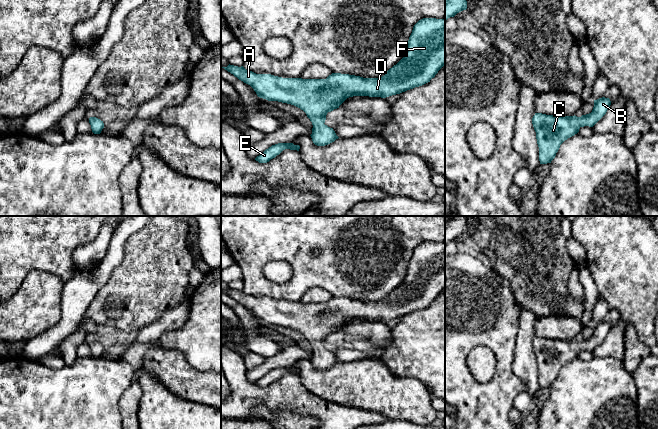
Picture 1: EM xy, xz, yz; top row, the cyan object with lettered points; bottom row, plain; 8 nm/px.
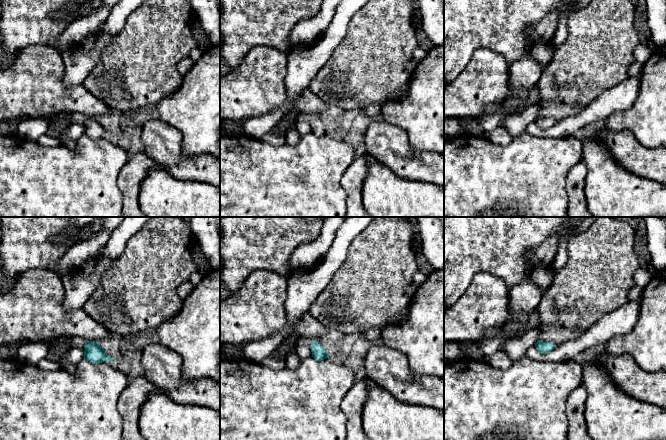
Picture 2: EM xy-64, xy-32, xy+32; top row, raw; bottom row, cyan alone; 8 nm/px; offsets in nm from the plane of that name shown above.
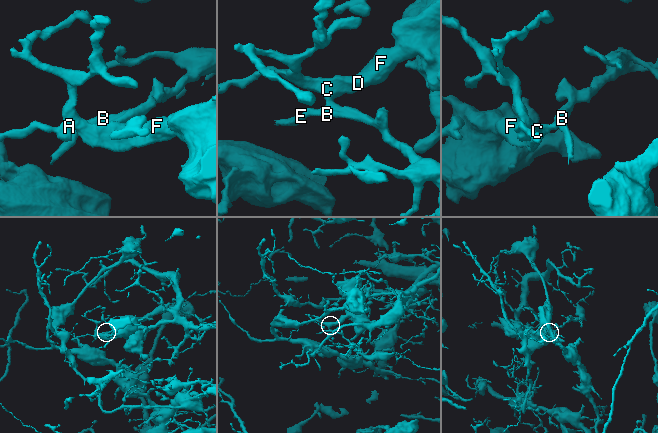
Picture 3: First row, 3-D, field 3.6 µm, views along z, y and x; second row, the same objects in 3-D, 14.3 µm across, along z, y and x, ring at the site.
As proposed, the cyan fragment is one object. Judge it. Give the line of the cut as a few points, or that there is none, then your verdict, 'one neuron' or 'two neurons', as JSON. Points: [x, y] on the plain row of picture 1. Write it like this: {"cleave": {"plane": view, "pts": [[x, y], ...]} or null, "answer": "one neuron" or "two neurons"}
{"cleave": null, "answer": "one neuron"}

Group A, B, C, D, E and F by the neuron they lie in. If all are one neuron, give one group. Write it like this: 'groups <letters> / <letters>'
groups A B C D E F

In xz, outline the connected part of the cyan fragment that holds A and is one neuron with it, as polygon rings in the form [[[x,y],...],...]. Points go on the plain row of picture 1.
[[[423,242],[414,249],[403,282],[379,302],[363,302],[341,297],[332,297],[326,303],[282,302],[271,298],[256,298],[243,290],[229,288],[221,292],[250,309],[258,321],[291,328],[303,334],[313,349],[310,359],[313,367],[317,370],[325,370],[339,362],[333,352],[324,348],[326,339],[339,332],[347,322],[353,320],[386,322],[400,318],[430,306],[444,289],[445,242]]]

